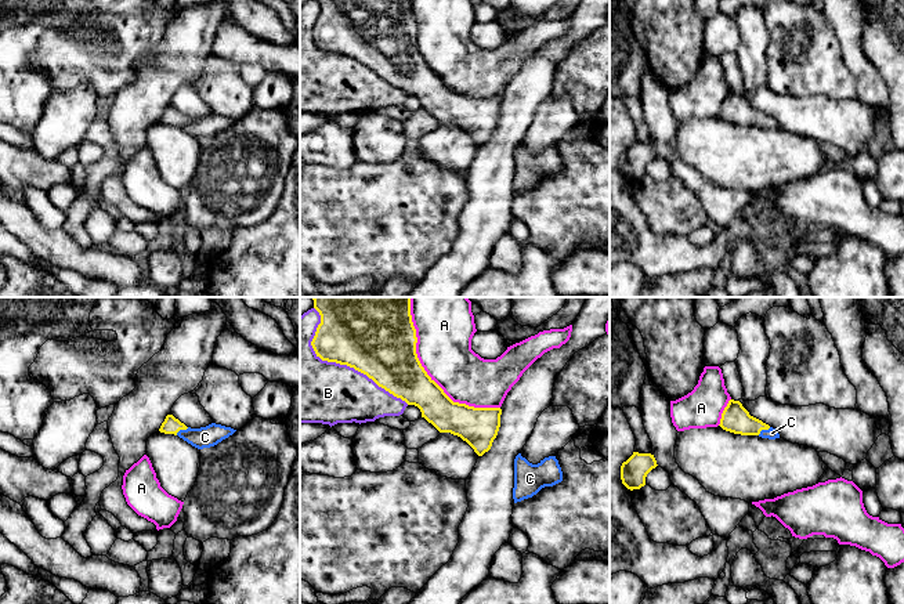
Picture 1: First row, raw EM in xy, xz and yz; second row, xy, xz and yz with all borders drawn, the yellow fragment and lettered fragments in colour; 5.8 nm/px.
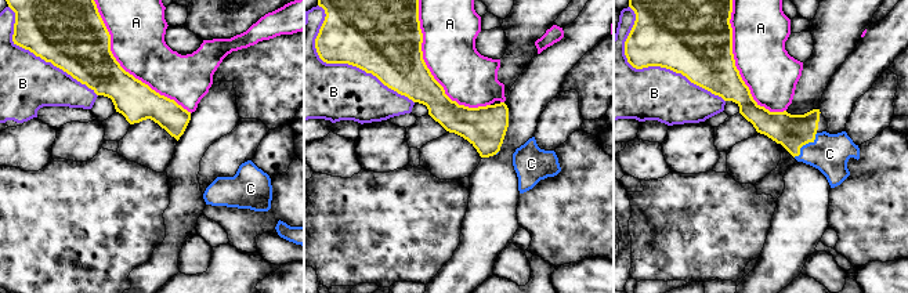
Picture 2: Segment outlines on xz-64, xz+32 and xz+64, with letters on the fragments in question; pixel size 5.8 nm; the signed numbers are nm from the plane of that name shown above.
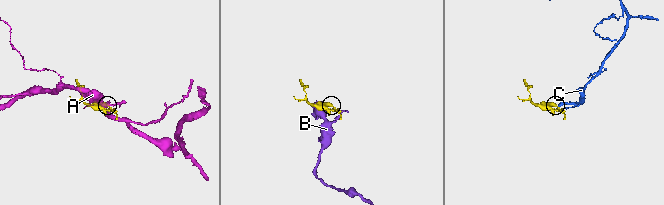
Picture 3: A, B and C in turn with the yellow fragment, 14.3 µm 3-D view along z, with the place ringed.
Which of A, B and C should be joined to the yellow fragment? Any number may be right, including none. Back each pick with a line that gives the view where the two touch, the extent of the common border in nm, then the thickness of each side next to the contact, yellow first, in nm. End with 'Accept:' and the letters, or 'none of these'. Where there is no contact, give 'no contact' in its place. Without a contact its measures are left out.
C: contact in xy; length 90 nm; calibres 100 and 130 nm
Accept: C

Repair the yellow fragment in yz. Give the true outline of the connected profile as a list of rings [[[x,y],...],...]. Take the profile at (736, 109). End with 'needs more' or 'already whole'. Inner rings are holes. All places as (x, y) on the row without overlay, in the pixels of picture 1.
[[[730,90],[724,98],[719,115],[723,120],[741,126],[759,126],[775,130],[780,124],[775,119],[749,105],[740,91]]] | needs more

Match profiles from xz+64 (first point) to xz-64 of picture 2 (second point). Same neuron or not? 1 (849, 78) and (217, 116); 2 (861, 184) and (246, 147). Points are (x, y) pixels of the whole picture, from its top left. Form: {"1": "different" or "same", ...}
{"1": "same", "2": "different"}

